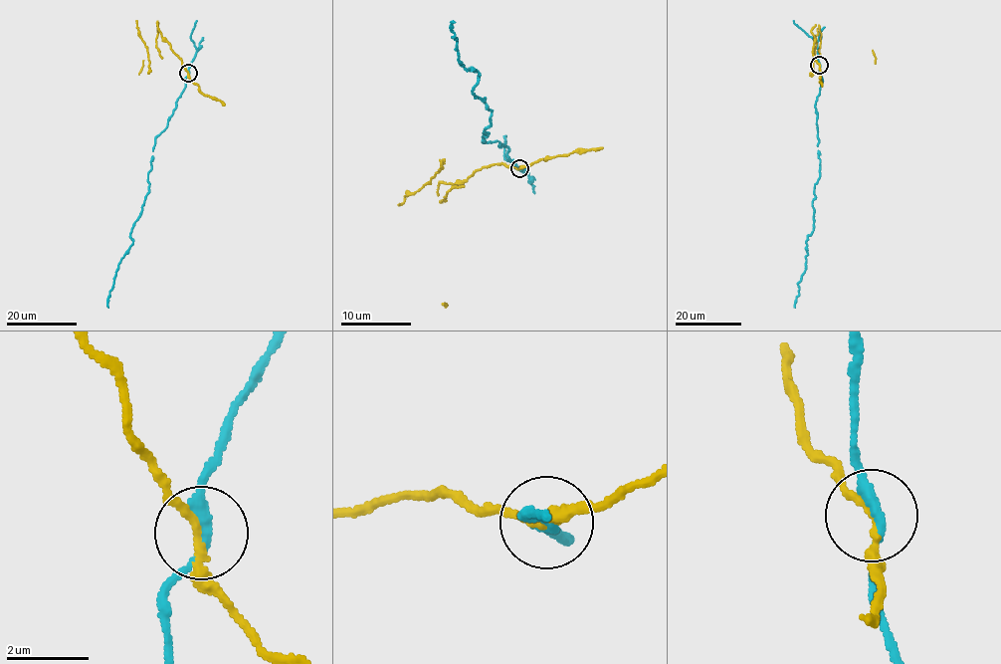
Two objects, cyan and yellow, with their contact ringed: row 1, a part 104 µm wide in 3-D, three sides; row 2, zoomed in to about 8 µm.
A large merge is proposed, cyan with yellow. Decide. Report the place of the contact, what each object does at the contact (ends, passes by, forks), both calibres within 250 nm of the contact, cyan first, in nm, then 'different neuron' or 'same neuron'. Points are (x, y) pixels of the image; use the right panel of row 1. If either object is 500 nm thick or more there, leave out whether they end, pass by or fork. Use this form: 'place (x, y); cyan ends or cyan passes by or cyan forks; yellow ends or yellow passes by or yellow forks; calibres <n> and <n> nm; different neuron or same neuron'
place (819, 65); cyan passes by; yellow passes by; calibres 240 and 180 nm; different neuron

